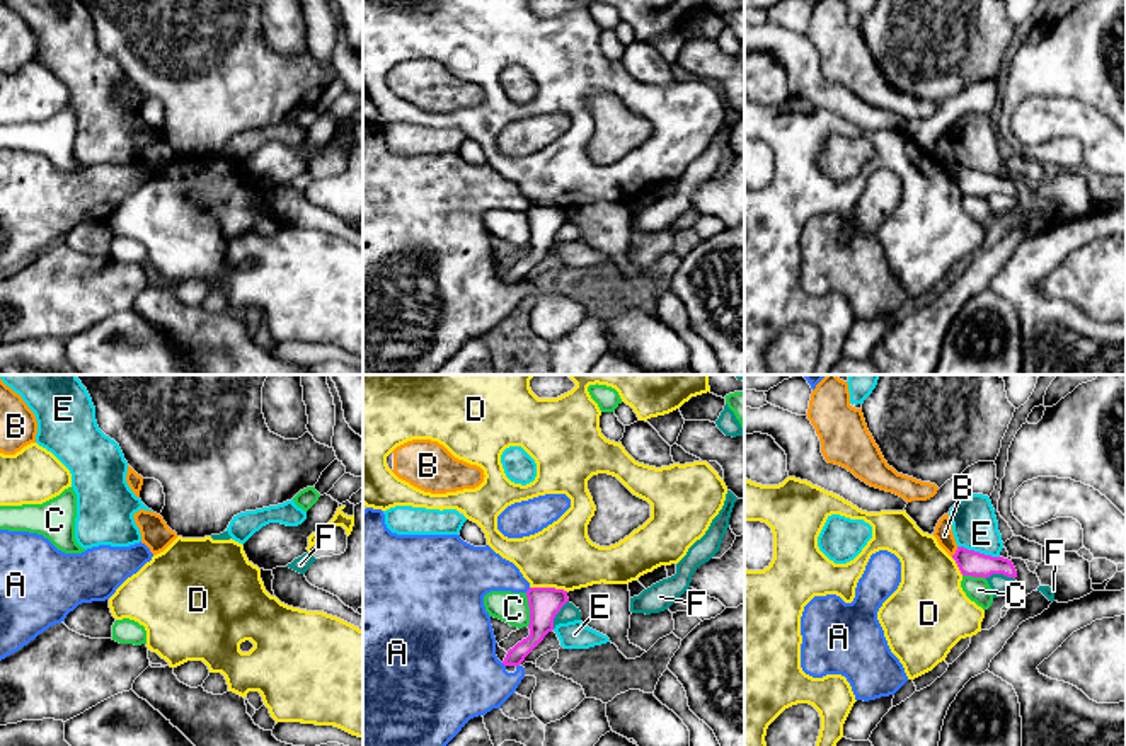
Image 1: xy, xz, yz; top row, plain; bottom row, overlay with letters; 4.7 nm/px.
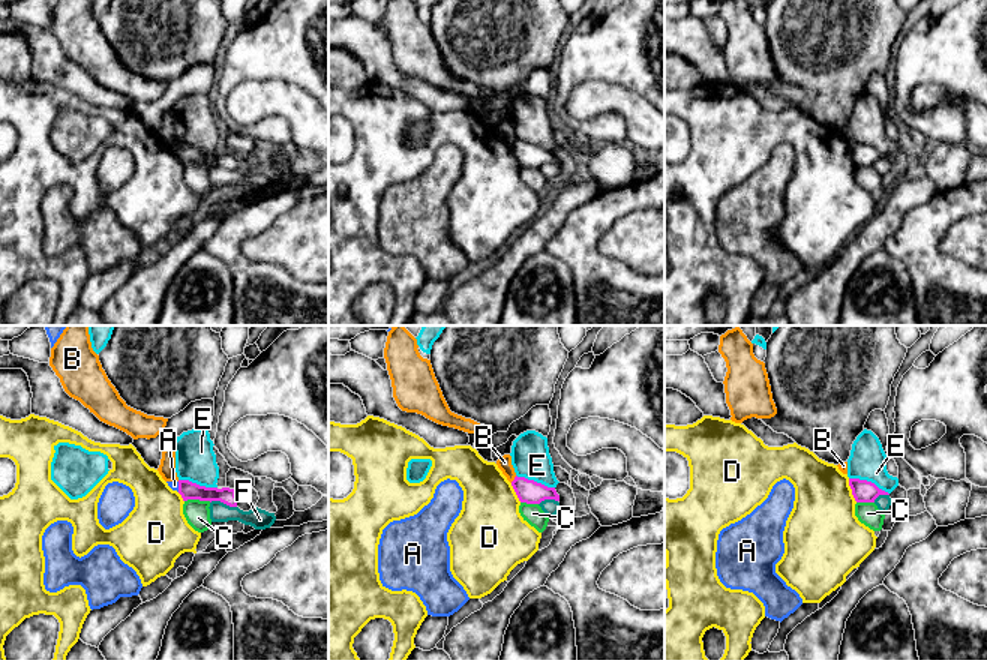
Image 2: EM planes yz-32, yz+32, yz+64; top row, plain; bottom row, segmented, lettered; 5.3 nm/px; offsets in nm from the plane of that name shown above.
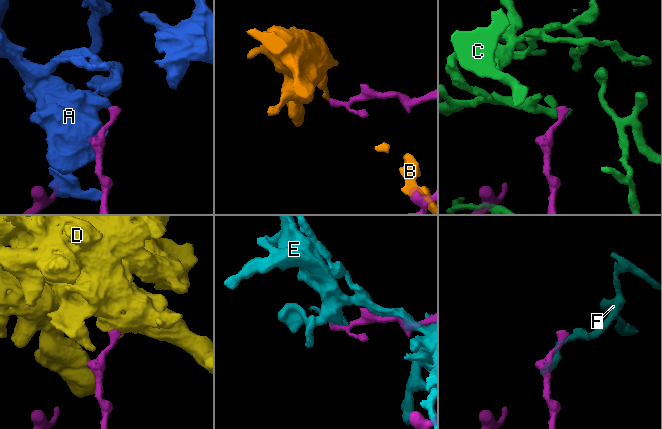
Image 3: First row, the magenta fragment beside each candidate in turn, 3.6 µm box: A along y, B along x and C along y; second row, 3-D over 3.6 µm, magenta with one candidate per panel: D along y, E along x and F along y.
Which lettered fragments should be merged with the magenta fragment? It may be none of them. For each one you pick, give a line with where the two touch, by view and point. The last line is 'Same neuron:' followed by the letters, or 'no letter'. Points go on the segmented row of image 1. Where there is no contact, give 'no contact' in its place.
Same neuron: no letter

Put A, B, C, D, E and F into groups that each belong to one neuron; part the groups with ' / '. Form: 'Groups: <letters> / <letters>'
Groups: A / B / C / D / E / F

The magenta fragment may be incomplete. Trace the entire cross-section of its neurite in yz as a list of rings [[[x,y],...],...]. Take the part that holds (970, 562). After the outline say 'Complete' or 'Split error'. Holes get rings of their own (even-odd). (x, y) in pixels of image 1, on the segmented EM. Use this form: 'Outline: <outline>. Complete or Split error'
Outline: [[[957,547],[952,555],[962,576],[990,577],[991,574],[1003,574],[1007,577],[1017,577],[1017,571],[1012,560],[1003,557],[991,557],[964,547]]]. Complete

